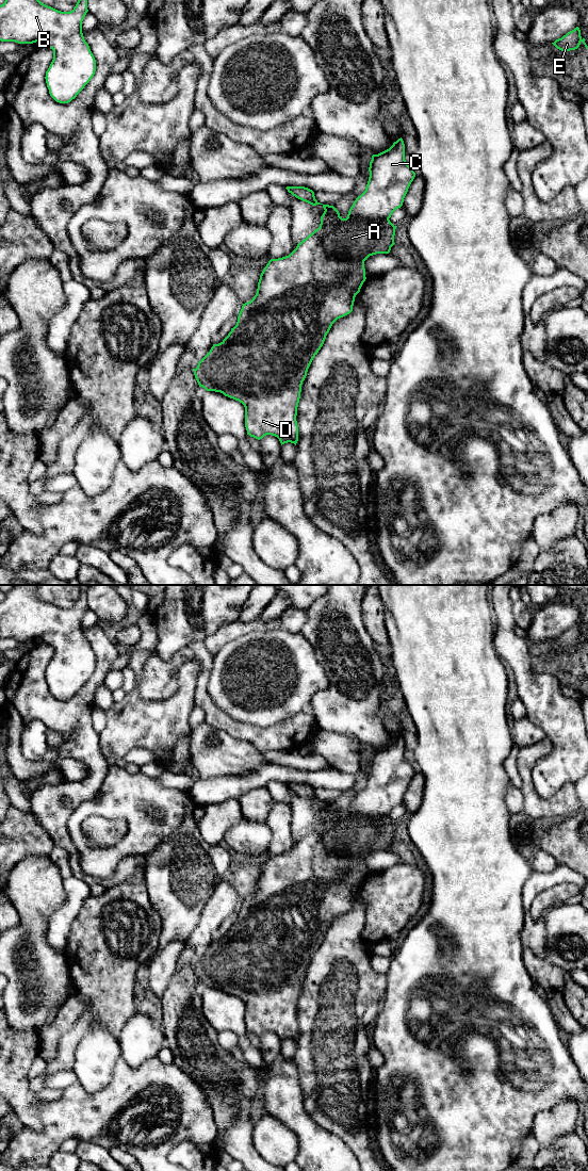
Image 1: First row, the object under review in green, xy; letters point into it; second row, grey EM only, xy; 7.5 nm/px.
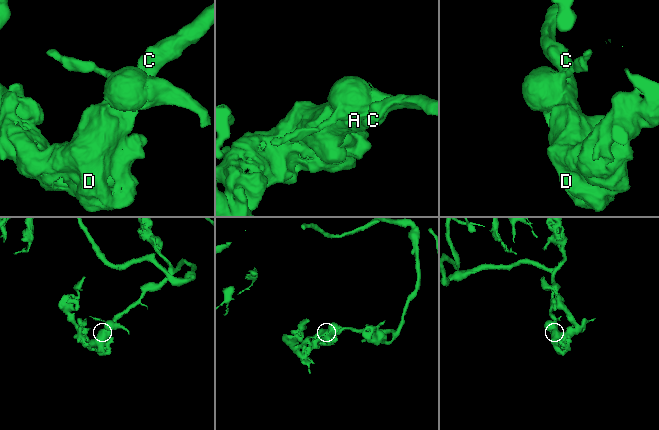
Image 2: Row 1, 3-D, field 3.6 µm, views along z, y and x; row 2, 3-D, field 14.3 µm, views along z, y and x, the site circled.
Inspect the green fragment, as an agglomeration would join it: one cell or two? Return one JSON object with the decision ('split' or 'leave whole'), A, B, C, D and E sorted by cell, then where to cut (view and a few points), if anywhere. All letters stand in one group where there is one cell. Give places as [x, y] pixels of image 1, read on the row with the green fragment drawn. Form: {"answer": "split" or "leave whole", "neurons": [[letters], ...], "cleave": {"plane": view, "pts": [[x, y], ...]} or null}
{"answer": "split", "neurons": [["A"], ["B", "C", "D", "E"]], "cleave": {"plane": "xy", "pts": [[320, 225], [333, 228], [323, 240], [329, 251], [363, 262]]}}

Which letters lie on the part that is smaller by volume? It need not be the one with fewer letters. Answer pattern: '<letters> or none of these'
A

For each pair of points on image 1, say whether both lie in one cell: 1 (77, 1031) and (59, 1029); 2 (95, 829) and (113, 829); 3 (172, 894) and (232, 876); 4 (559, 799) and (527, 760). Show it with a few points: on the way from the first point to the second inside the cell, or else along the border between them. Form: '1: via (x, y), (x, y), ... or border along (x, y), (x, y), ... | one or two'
1: border along (83, 1010), (77, 1022), (61, 1036), (56, 1053) | two
2: via (99, 829), (109, 829) | one
3: border along (233, 865), (225, 877) | two
4: via (543, 802), (539, 802), (528, 792), (526, 776) | one

